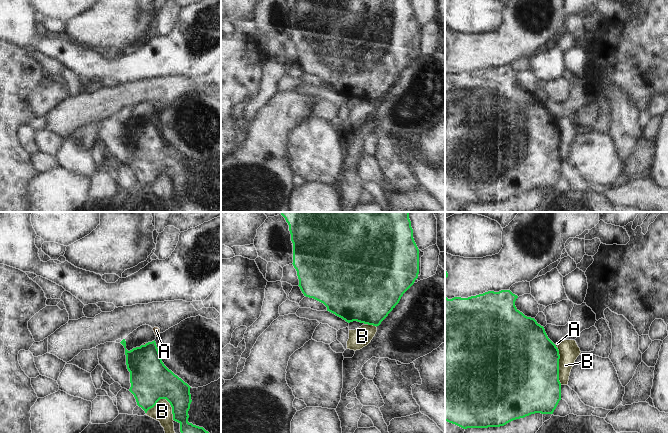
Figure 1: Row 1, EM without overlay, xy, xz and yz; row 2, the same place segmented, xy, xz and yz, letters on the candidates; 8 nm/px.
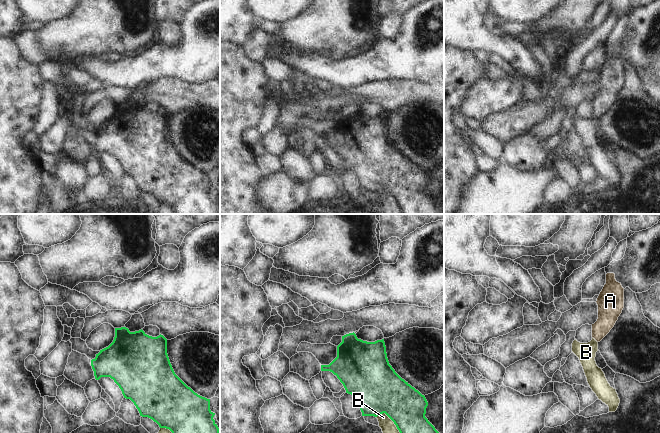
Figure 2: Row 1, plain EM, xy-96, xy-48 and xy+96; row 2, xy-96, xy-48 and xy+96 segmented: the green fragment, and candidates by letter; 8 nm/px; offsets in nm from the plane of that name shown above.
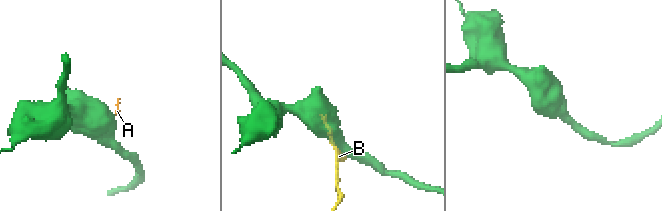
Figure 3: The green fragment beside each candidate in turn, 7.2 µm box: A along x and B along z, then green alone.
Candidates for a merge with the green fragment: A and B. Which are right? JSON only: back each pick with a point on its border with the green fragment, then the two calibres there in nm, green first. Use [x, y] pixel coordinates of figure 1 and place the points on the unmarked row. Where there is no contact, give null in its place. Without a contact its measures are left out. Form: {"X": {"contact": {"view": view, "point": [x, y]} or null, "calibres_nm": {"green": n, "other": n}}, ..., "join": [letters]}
{"join": []}

